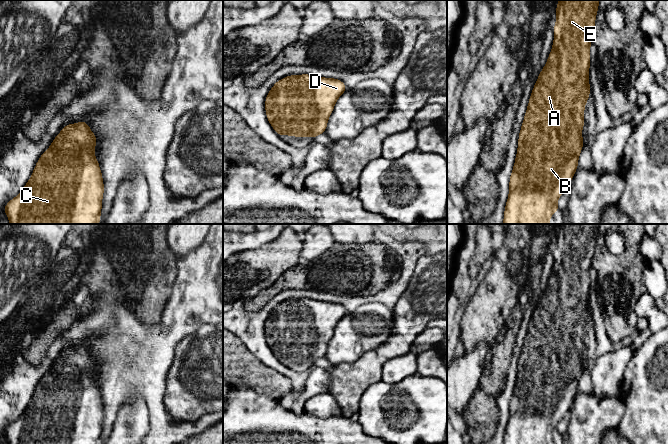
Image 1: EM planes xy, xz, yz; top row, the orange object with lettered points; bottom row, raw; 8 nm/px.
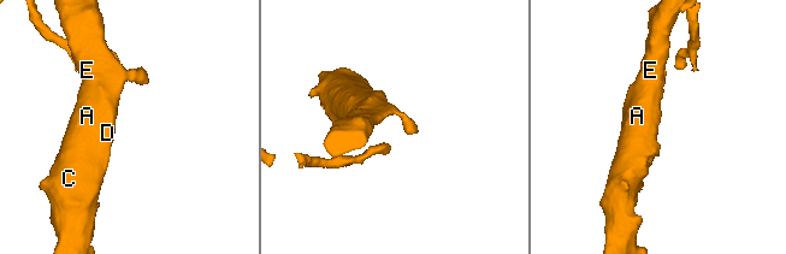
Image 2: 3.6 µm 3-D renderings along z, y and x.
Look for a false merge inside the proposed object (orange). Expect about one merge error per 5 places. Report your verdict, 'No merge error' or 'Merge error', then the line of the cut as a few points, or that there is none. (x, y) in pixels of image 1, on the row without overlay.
No merge error. No split

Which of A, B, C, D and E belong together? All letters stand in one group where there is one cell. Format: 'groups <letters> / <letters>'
groups A B C D E

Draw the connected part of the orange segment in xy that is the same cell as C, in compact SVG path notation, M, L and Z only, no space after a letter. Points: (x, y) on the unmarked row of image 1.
M86 345L66 348L53 363L50 371L40 379L27 408L3 432L8 444L100 444L104 406L99 384L95 383L97 365L98 362Z

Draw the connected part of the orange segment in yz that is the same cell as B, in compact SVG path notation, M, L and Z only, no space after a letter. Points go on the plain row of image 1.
M559 224L556 229L552 274L533 311L519 356L517 379L510 399L509 419L503 444L550 444L552 438L560 435L557 424L567 413L578 393L578 383L584 369L583 337L590 320L589 273L598 233L599 224Z

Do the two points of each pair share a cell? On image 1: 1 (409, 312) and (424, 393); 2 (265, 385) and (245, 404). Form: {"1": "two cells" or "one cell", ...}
{"1": "two cells", "2": "two cells"}

